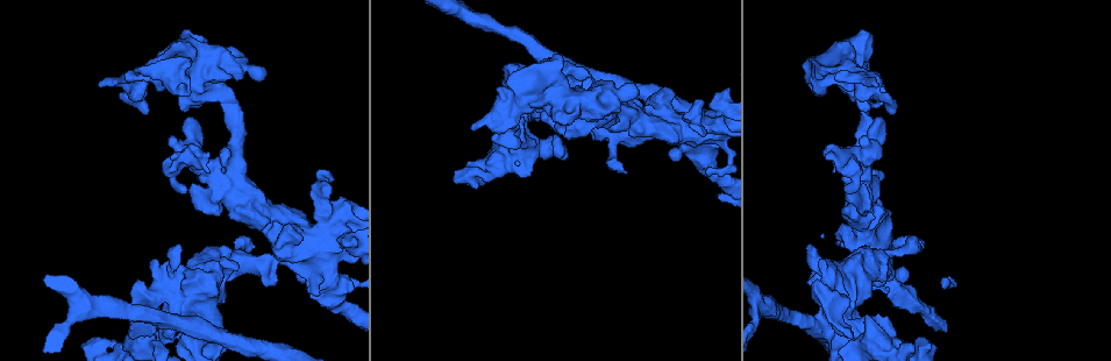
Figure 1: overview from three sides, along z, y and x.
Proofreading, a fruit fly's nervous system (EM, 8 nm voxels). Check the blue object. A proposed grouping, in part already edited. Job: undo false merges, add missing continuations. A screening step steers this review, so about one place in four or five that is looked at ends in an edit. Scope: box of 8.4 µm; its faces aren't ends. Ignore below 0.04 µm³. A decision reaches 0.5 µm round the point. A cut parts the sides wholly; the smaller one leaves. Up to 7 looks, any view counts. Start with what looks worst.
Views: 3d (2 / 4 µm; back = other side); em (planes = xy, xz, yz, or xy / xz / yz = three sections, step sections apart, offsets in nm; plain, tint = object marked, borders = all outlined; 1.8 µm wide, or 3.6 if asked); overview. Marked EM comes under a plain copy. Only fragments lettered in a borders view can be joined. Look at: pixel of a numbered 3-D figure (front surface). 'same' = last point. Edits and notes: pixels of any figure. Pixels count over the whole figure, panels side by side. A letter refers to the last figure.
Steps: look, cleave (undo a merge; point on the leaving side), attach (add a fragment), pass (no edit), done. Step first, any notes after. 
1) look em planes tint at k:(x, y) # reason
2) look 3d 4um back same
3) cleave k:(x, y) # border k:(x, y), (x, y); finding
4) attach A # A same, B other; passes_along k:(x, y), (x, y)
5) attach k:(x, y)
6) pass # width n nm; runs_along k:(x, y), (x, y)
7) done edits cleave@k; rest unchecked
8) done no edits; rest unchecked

look 3d 2um at 1:(533, 116) # sharp bend

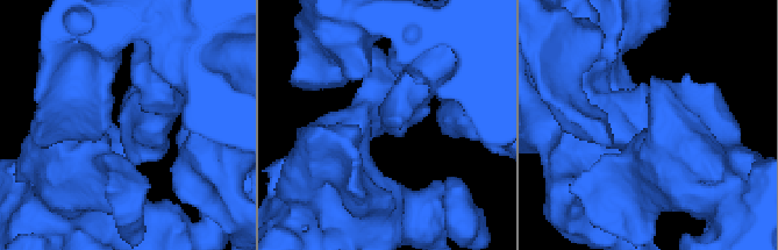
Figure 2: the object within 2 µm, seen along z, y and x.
look em planes tint at 2:(392, 123) # need the tissue

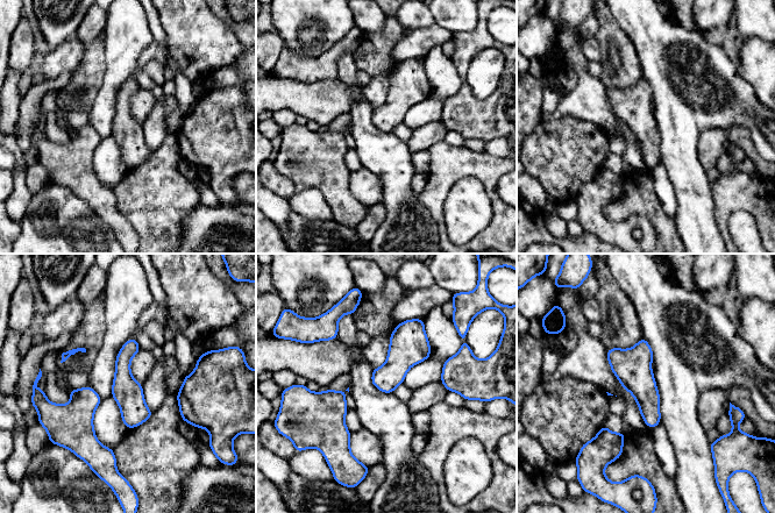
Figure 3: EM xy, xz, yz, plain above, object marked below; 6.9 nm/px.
look em planes borders same

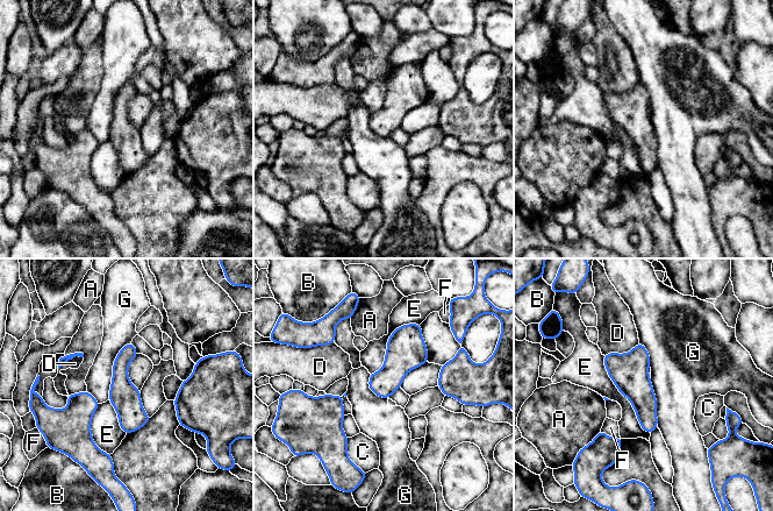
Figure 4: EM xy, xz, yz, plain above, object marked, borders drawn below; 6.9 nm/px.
pass # width 180 nm; A other, B other, C other, D other, E other, F other, G other; runs_along 4:(130, 346), (121, 363), (127, 430); one neuron here

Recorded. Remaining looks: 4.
look em xz step 4 tint at 1:(894, 278)

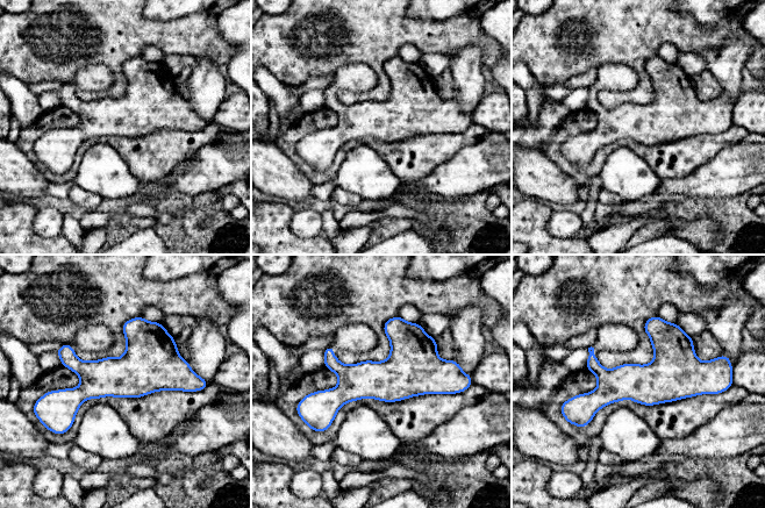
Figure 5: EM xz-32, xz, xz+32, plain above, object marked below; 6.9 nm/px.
look em planes borders same

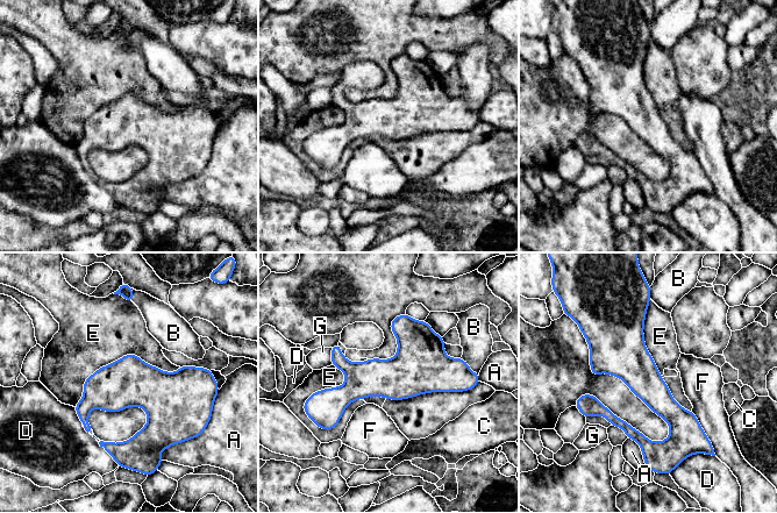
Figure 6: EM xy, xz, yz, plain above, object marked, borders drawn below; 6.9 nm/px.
pass # A other, B other, C other, D other, E other, F other, G other; continuous, no second neuron

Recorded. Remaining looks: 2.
done no edits; rest unchecked

